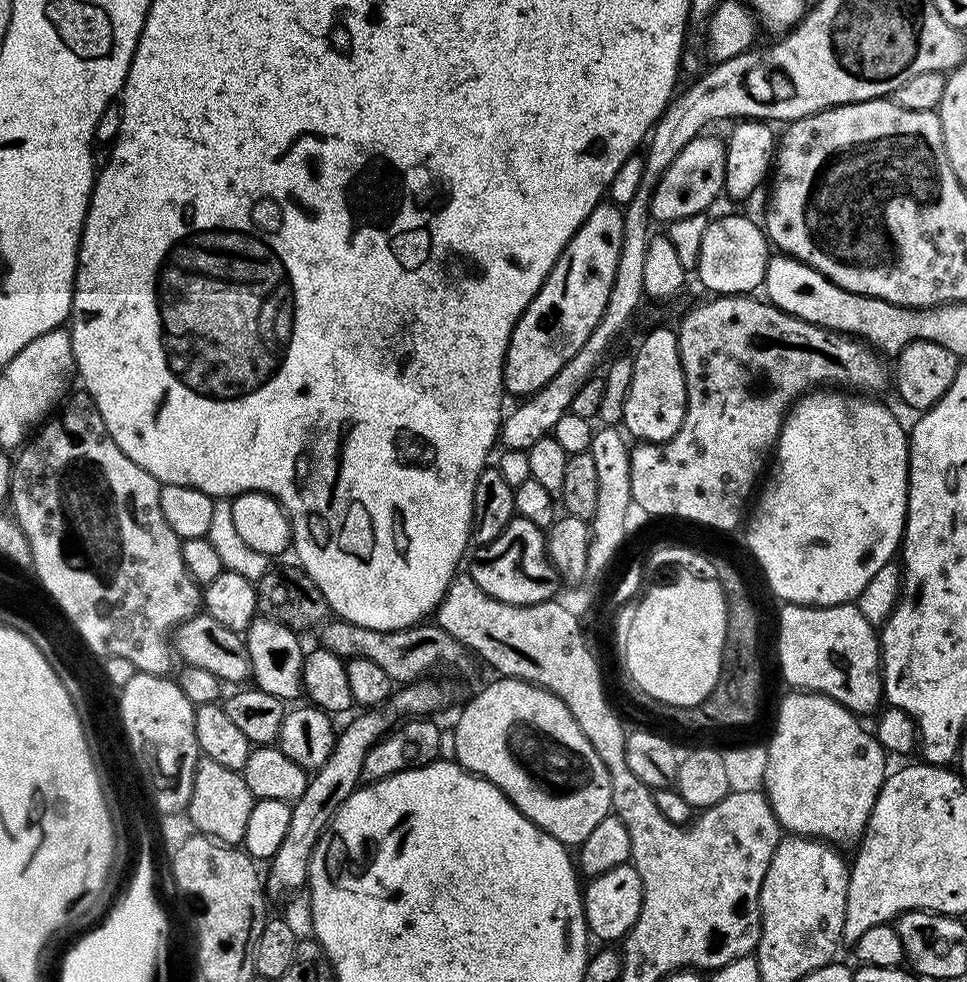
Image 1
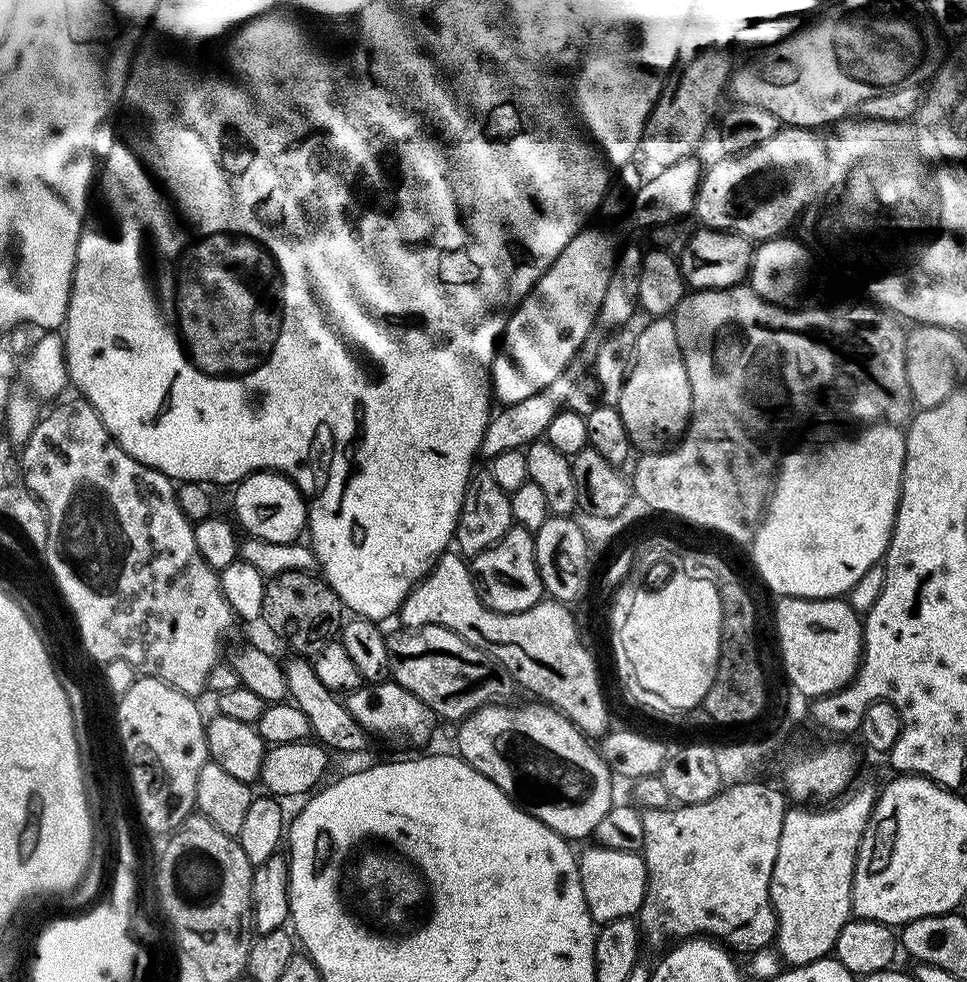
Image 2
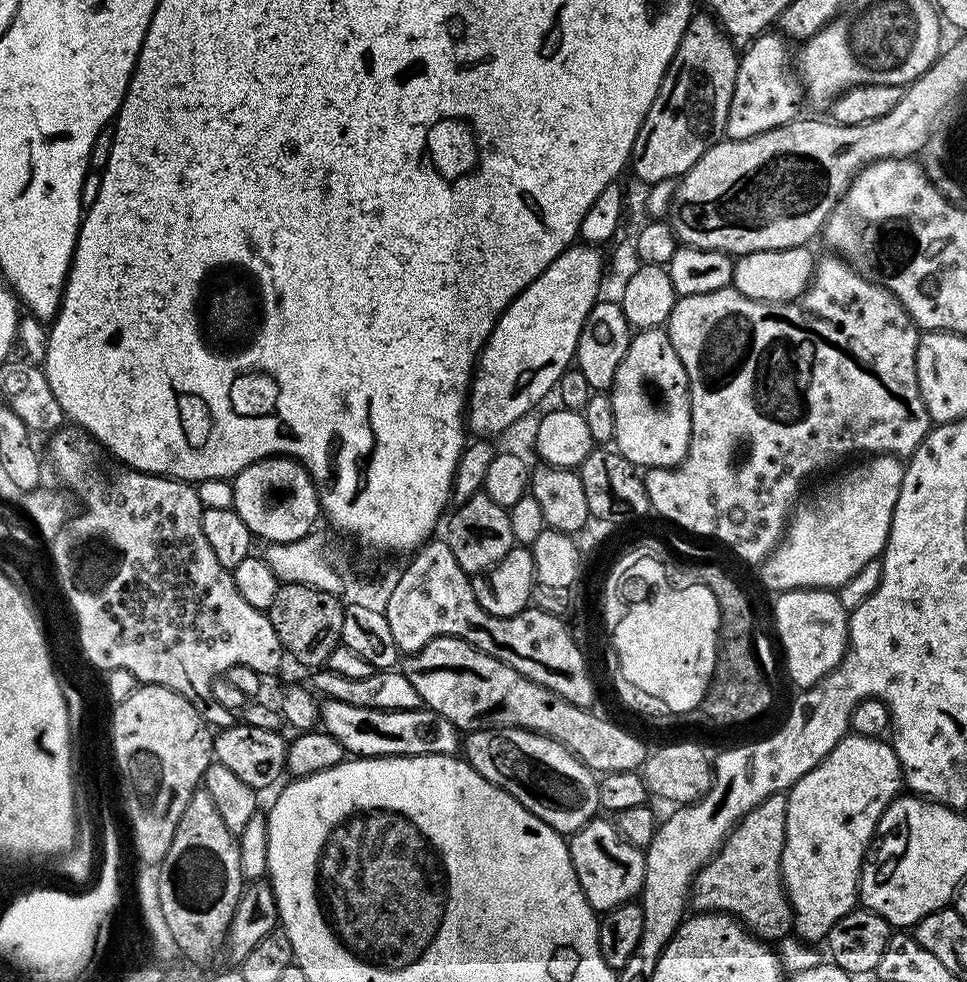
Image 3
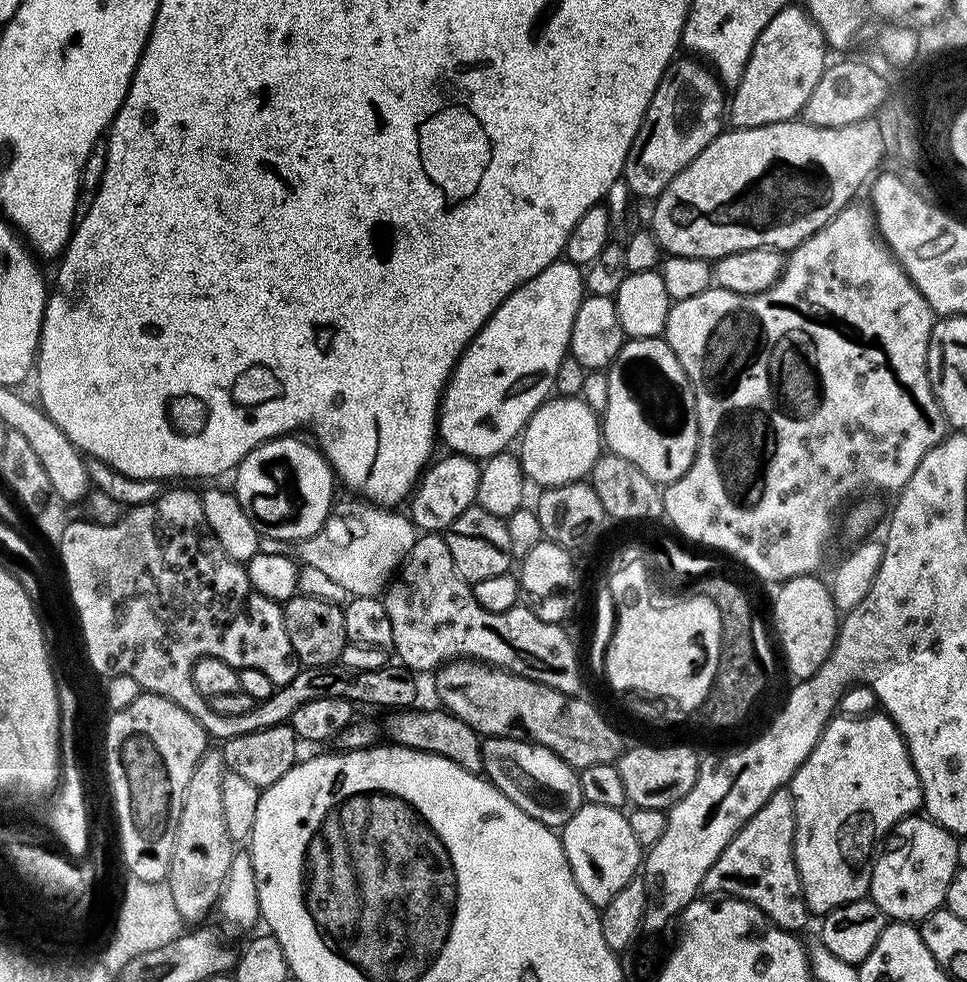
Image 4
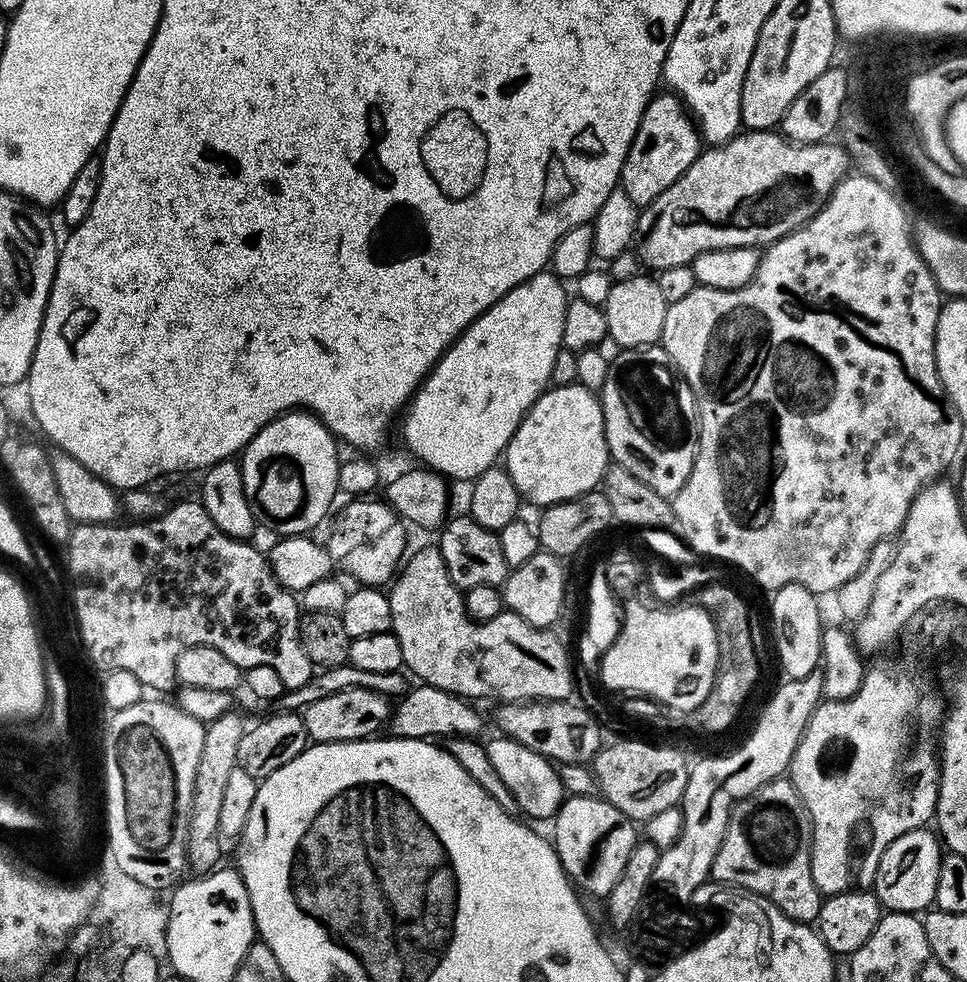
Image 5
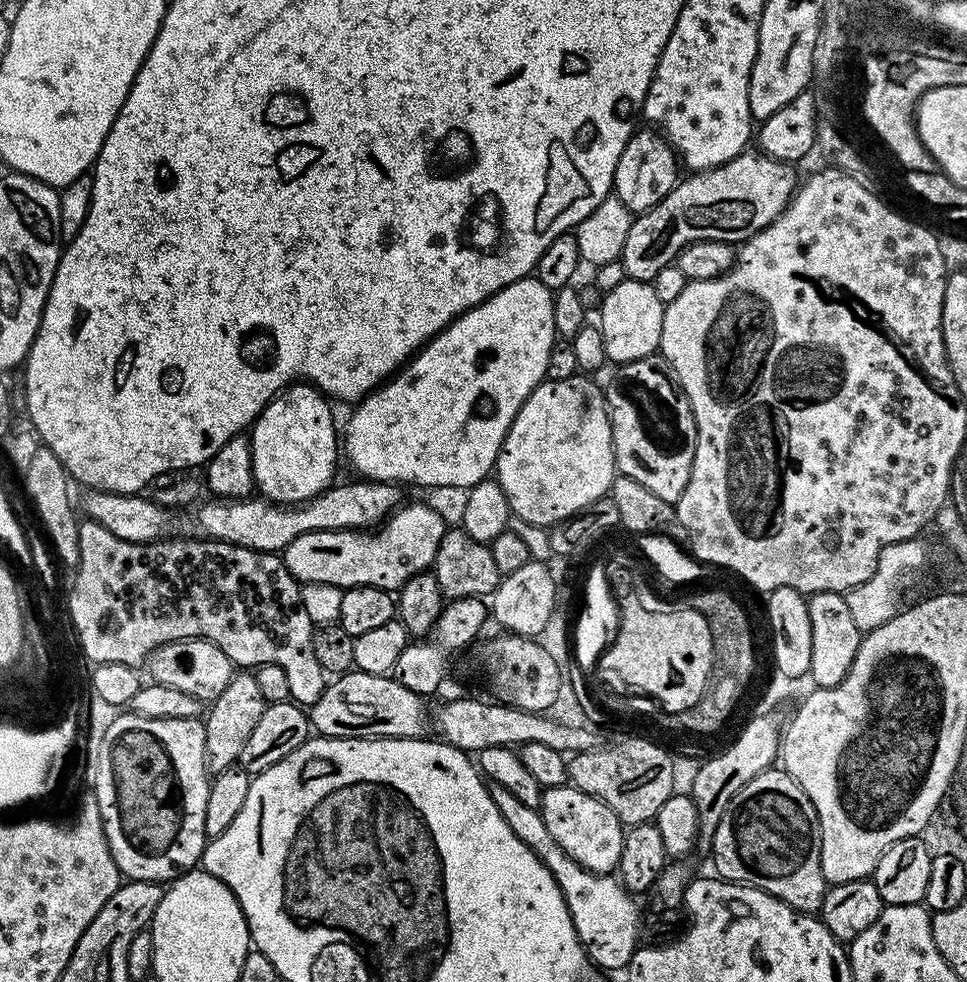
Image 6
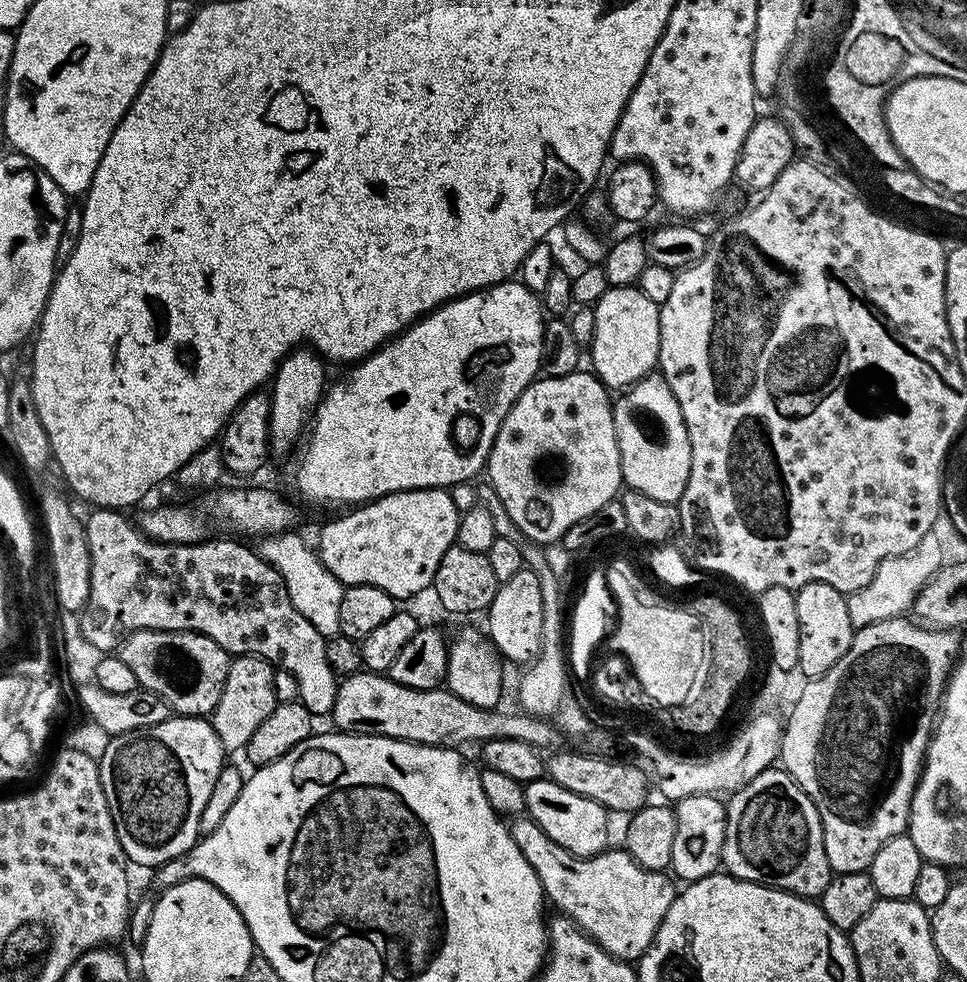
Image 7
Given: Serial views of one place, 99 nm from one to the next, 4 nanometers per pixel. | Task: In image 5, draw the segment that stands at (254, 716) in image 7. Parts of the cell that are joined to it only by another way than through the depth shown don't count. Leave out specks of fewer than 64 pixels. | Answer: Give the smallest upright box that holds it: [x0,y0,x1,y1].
[187,710,246,874]

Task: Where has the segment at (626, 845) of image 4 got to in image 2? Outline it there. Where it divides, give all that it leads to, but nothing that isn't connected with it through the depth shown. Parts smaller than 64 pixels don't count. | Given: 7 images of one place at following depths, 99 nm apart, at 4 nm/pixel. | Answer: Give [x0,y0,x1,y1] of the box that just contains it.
[578,847,648,925]

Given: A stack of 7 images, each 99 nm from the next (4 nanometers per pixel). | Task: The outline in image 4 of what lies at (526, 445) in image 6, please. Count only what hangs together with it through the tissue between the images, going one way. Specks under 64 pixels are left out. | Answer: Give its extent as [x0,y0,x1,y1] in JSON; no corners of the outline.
[518,396,602,489]

